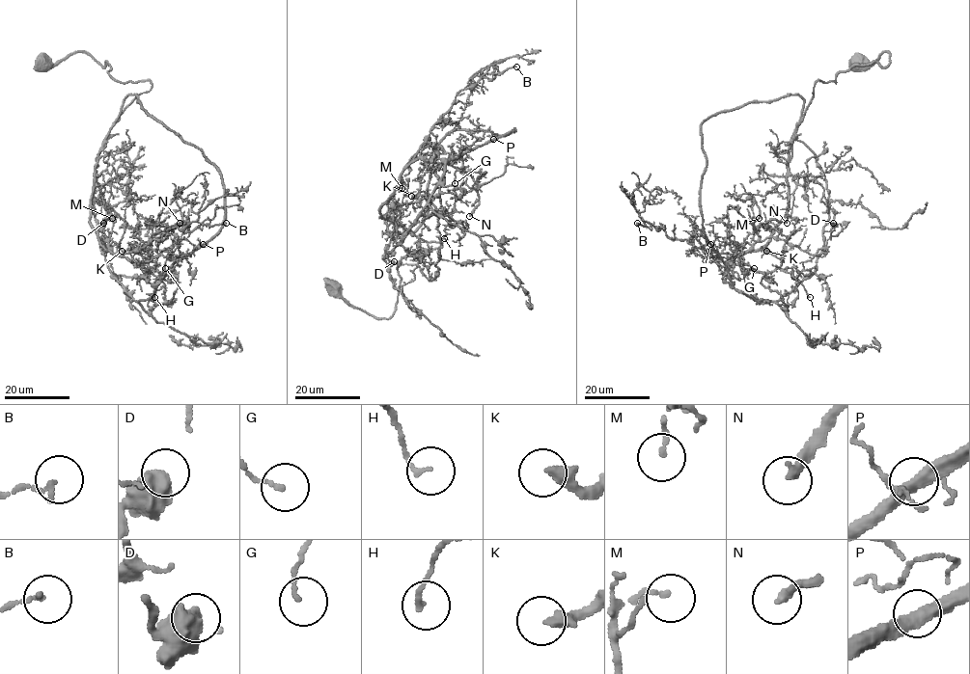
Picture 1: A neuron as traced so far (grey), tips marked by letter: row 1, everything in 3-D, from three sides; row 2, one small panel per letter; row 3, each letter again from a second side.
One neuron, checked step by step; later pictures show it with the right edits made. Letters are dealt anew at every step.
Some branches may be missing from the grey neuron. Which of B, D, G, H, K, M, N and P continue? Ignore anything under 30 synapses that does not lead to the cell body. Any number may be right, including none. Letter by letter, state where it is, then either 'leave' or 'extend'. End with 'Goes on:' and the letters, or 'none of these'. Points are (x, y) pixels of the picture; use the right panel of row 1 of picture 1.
B: at (637, 223); leave
D: at (833, 223); leave
G: at (754, 268); leave
H: at (810, 297); leave
K: at (766, 251); leave
M: at (759, 218); leave
N: at (787, 223); leave
P: at (710, 244); leave
Goes on: none of these

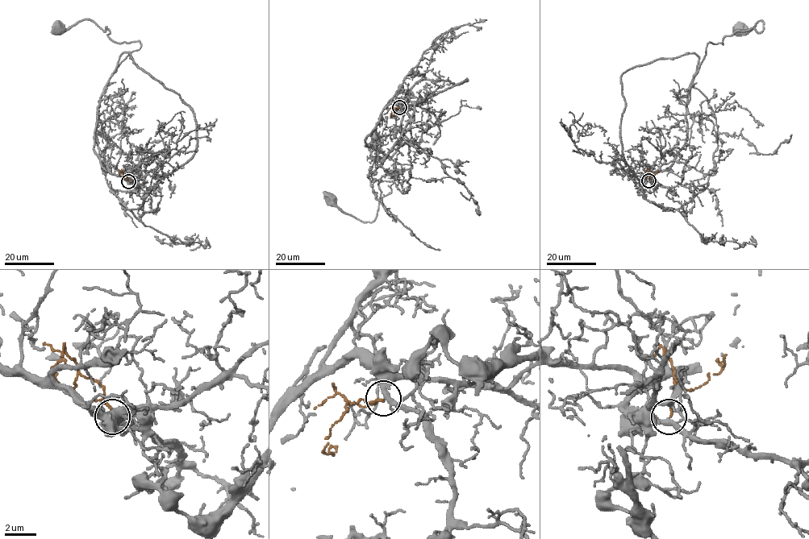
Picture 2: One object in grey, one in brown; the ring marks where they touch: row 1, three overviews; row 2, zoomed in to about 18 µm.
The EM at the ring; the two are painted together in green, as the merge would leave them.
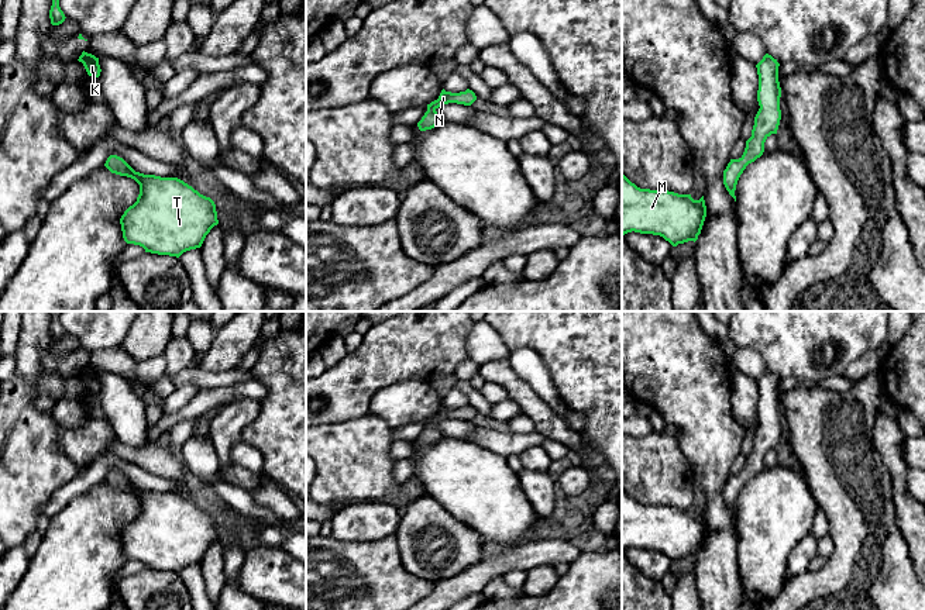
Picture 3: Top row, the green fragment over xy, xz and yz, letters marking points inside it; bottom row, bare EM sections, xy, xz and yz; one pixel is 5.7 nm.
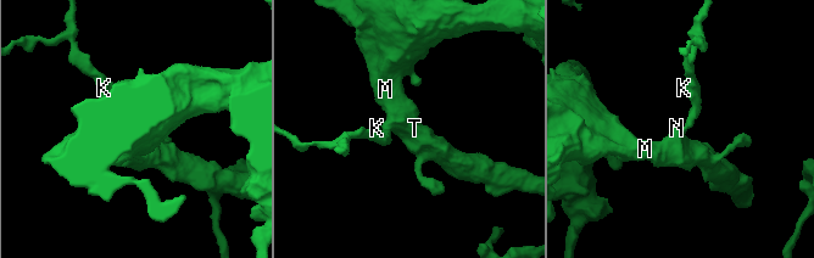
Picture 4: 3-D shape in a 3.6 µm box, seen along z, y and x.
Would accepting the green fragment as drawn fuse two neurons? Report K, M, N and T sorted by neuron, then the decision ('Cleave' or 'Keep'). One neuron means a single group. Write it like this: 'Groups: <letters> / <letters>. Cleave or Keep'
Groups: K M N T. Keep

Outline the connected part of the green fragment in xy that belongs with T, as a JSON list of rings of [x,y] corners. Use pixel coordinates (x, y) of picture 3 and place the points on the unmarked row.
[[[110,471],[104,482],[111,489],[131,493],[140,500],[137,517],[120,534],[127,559],[140,561],[145,568],[179,573],[186,566],[200,564],[210,545],[219,540],[214,517],[183,496],[135,487],[117,471]]]

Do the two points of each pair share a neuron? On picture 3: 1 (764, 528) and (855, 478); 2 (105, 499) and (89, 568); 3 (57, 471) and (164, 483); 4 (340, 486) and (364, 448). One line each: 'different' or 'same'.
1: different
2: same
3: different
4: same

